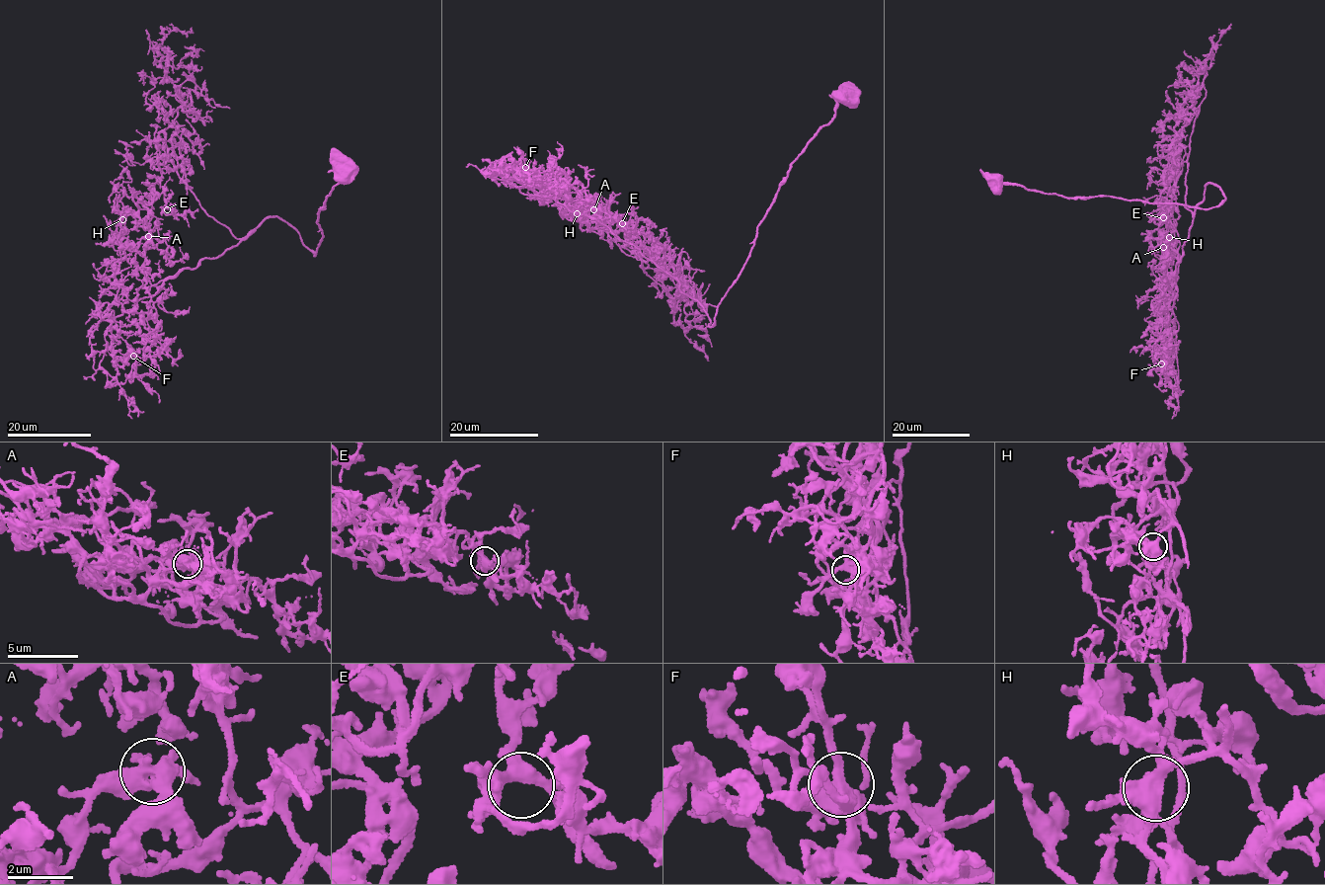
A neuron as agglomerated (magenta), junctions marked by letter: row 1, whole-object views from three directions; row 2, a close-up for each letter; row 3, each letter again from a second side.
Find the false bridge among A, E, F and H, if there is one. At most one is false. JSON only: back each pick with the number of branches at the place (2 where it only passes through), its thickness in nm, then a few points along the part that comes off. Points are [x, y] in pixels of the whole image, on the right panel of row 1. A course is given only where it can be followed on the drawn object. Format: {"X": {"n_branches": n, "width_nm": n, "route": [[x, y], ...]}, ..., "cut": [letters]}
{"cut": []}

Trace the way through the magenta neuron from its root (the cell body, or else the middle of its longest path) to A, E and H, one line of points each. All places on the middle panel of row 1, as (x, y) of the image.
A: (844, 95), (792, 164), (710, 327), (678, 281), (569, 202), (593, 209)
E: (844, 95), (792, 164), (710, 327), (676, 280), (593, 217), (569, 213), (593, 230), (628, 231), (622, 223)
H: (844, 95), (792, 164), (710, 327), (678, 281), (593, 217), (571, 210), (573, 221), (577, 213)

